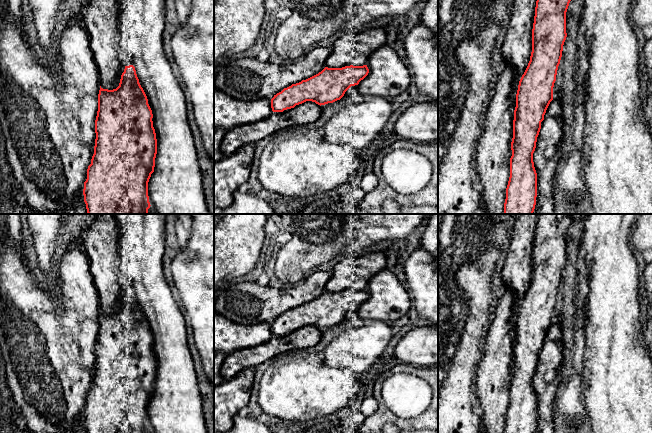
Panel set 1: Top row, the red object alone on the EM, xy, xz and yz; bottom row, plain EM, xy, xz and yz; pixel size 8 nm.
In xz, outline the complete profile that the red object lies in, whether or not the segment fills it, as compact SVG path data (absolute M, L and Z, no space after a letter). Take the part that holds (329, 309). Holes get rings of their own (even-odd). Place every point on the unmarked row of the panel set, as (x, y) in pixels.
M367 289L345 290L342 292L325 291L318 298L292 308L274 319L271 323L273 336L283 336L306 325L325 329L340 324L351 311L358 309L369 297Z

